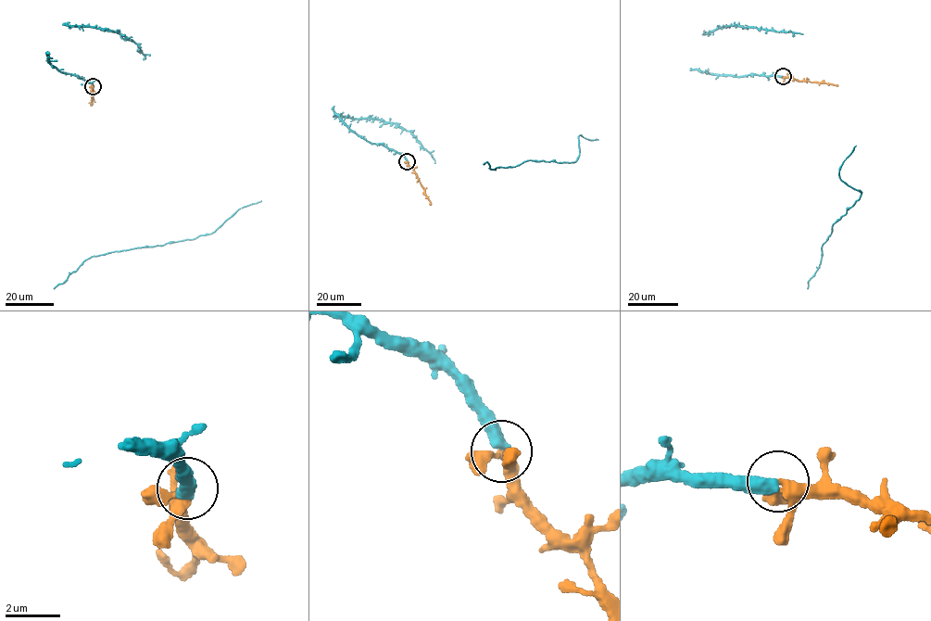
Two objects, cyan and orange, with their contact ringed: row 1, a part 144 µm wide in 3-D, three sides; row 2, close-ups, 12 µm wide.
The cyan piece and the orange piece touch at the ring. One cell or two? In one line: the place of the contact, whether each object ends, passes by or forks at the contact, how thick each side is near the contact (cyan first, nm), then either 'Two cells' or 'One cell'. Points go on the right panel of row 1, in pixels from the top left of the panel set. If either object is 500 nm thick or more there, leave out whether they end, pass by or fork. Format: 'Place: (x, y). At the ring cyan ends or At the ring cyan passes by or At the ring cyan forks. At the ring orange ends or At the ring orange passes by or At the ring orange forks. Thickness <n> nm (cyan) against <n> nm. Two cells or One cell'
Place: (783, 76). At the ring cyan ends. At the ring orange forks. Thickness 440 nm (cyan) against 240 nm. One cell

